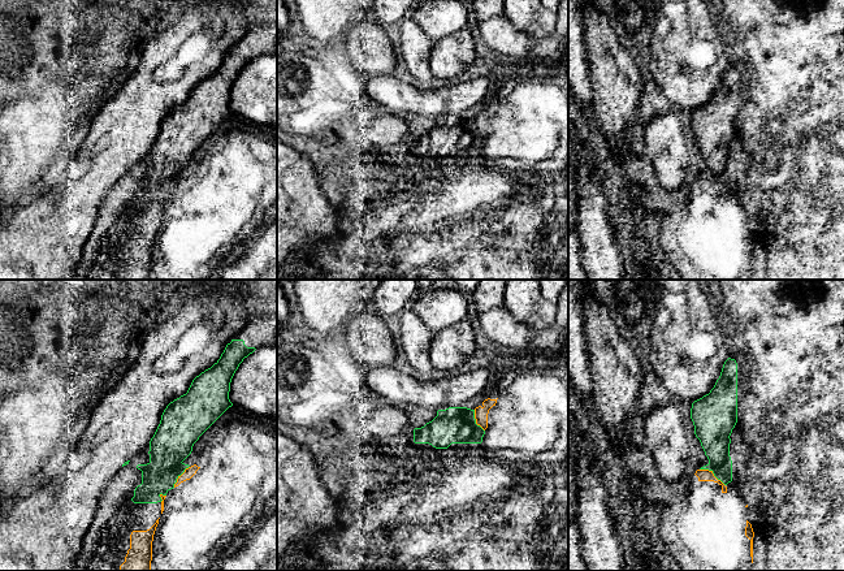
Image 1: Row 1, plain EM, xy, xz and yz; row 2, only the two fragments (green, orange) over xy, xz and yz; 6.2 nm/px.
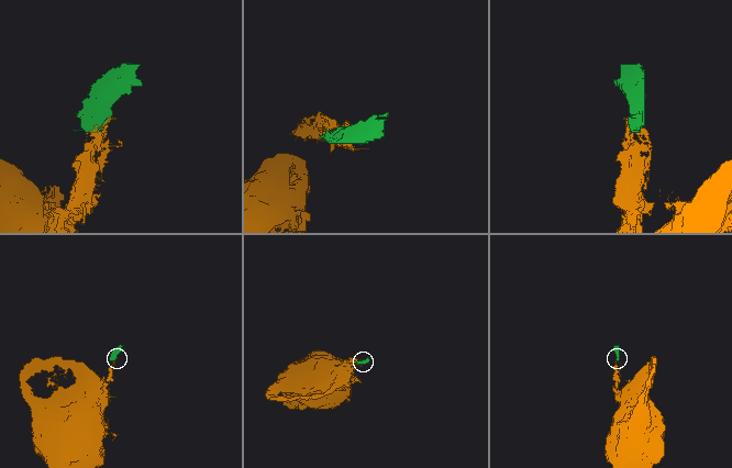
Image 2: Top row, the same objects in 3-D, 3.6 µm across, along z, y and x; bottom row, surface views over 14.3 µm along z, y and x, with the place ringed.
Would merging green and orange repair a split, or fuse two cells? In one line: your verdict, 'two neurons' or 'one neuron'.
two neurons

